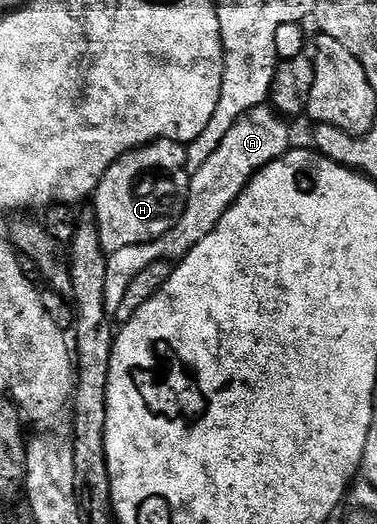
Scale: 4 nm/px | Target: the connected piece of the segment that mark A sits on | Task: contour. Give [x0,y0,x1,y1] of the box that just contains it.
[104,106,292,314]

